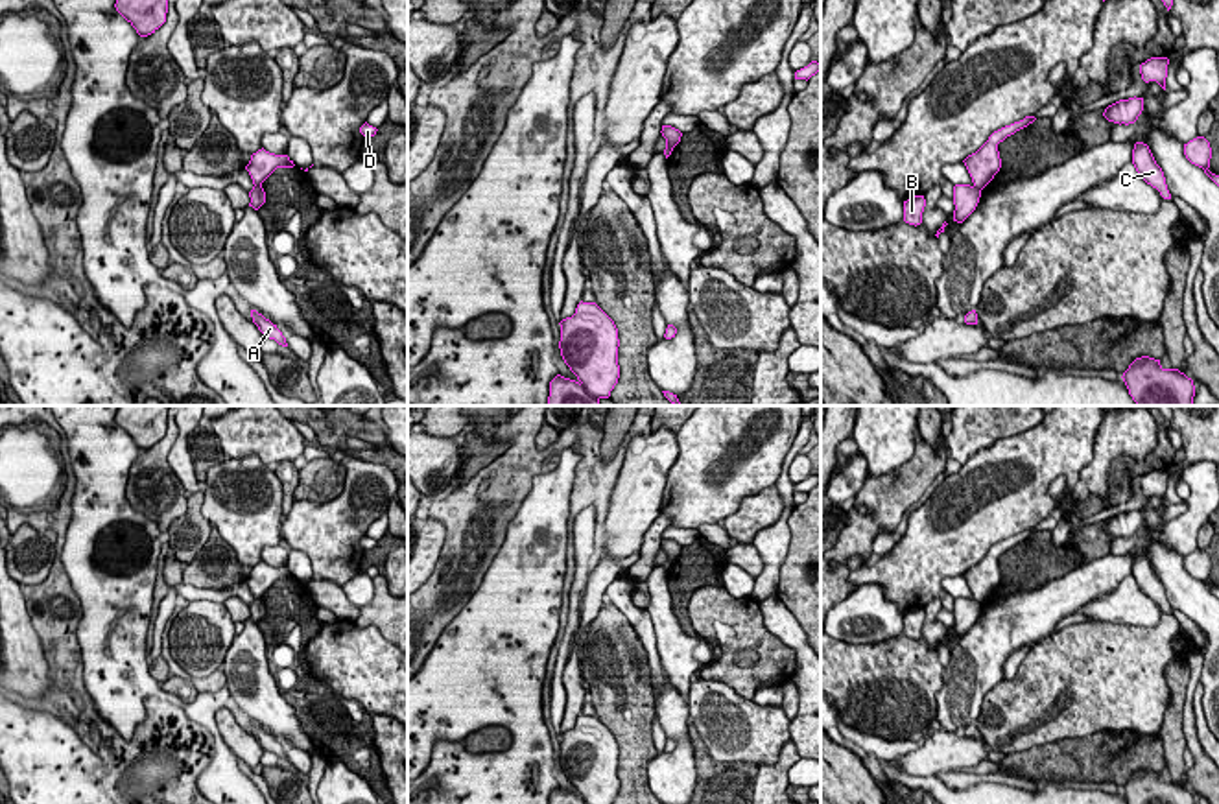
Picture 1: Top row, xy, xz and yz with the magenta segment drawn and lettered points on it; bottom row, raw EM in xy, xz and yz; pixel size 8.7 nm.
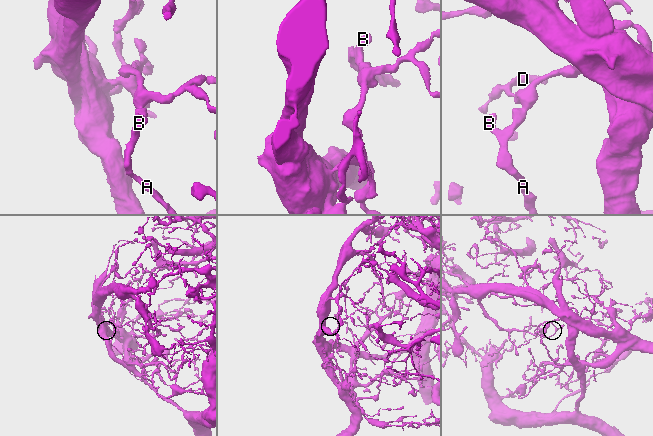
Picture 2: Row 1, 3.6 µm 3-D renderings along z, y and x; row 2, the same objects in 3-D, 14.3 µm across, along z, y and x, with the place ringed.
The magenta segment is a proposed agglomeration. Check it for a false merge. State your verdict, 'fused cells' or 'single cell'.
fused cells

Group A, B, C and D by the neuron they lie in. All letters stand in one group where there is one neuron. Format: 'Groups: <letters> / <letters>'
Groups: A B / C D

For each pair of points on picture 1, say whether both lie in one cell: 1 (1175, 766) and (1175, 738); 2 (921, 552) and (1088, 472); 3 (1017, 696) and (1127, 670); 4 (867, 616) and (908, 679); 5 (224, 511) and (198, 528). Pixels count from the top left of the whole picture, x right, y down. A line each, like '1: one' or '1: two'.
1: one
2: two
3: one
4: two
5: two

